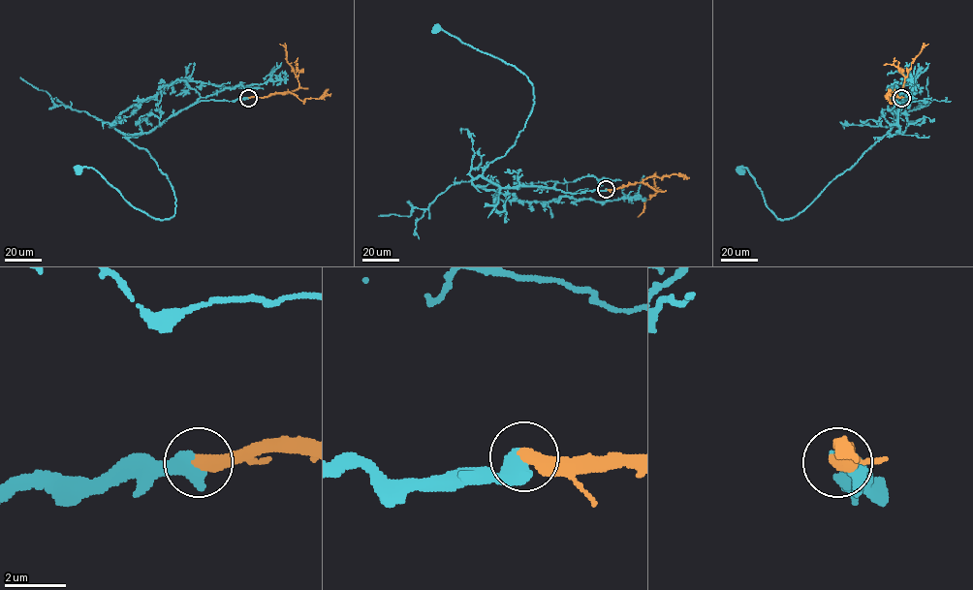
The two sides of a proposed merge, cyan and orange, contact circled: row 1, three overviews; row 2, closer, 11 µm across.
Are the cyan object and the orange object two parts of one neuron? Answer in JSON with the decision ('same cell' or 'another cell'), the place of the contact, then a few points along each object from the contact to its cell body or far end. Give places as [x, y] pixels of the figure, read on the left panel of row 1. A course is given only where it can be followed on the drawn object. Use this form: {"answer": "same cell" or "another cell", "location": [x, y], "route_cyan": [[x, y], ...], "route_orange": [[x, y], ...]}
{"answer": "same cell", "location": [248, 98], "route_cyan": [[248, 97], [197, 102], [124, 134], [167, 175], [170, 218], [78, 170]], "route_orange": [[248, 97], [265, 97], [294, 91], [299, 87], [298, 77], [286, 58], [286, 47], [279, 44]]}

